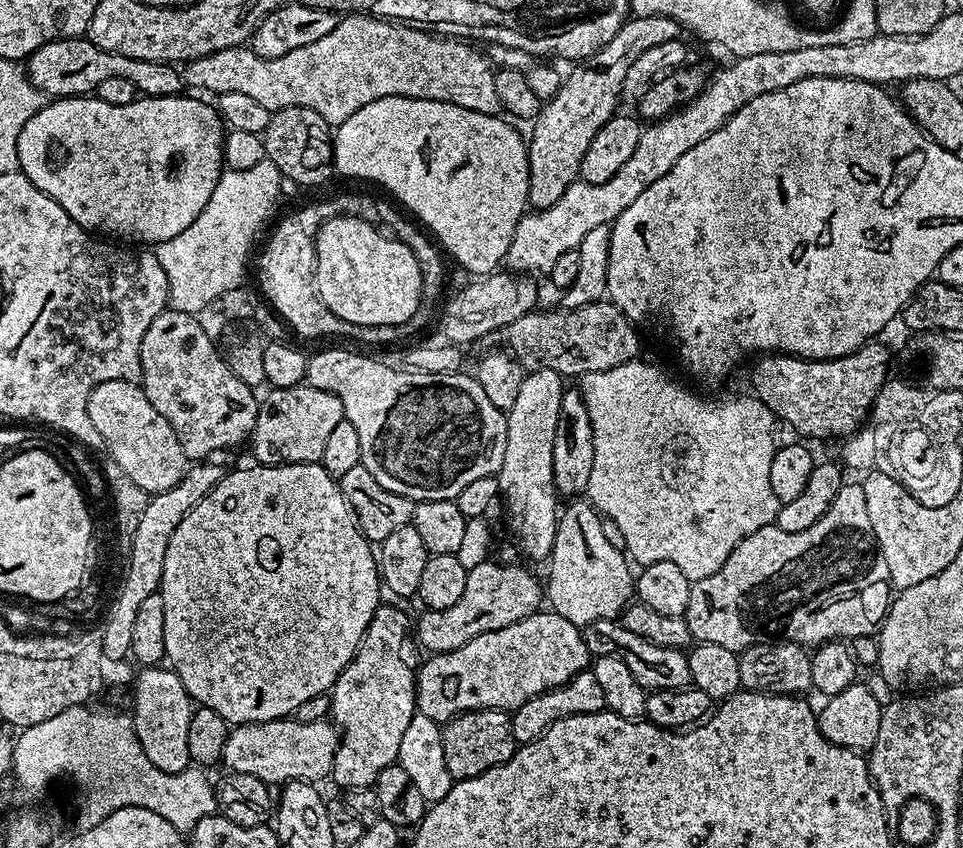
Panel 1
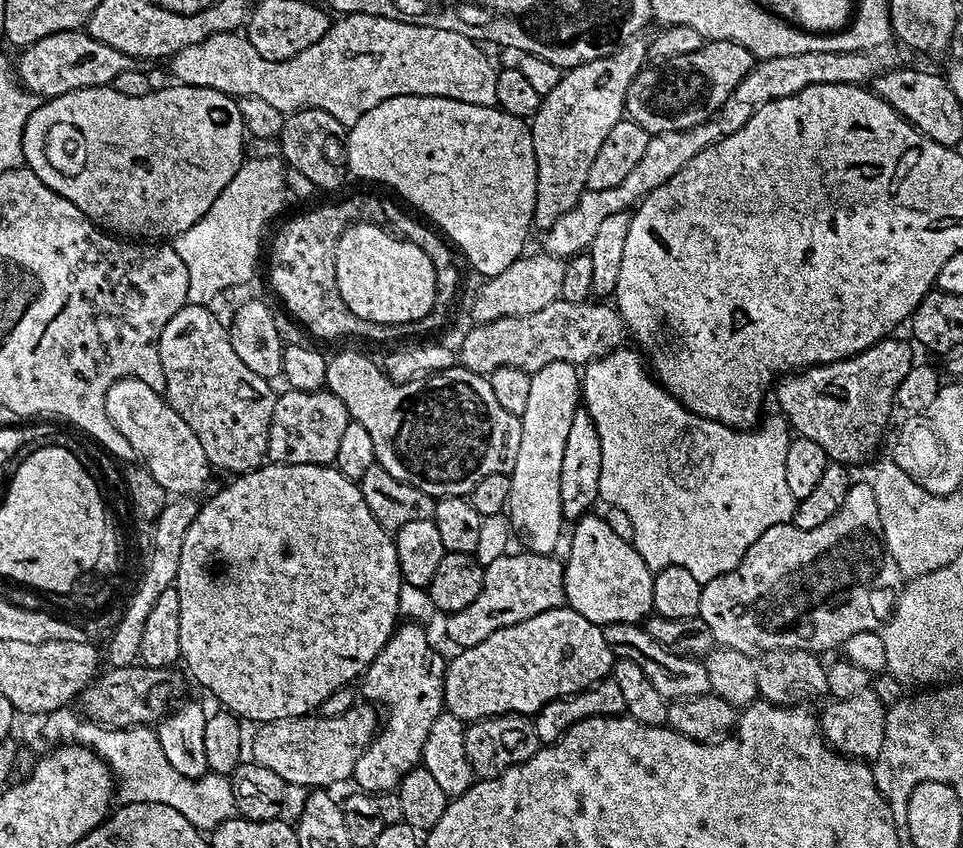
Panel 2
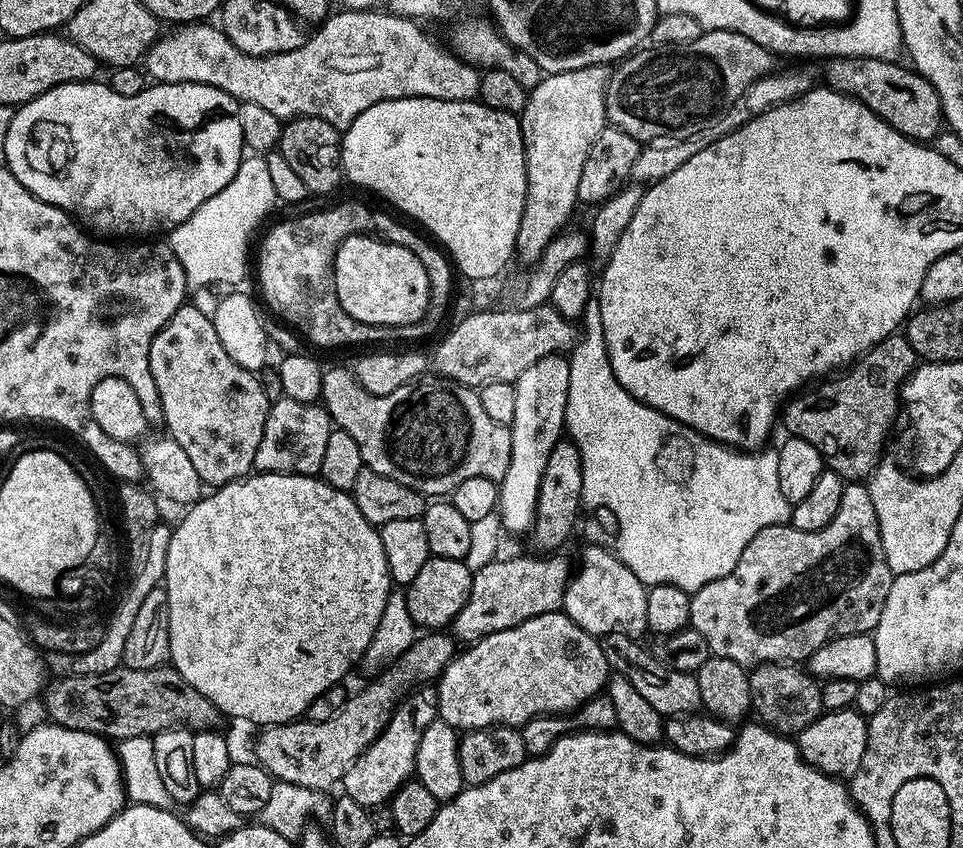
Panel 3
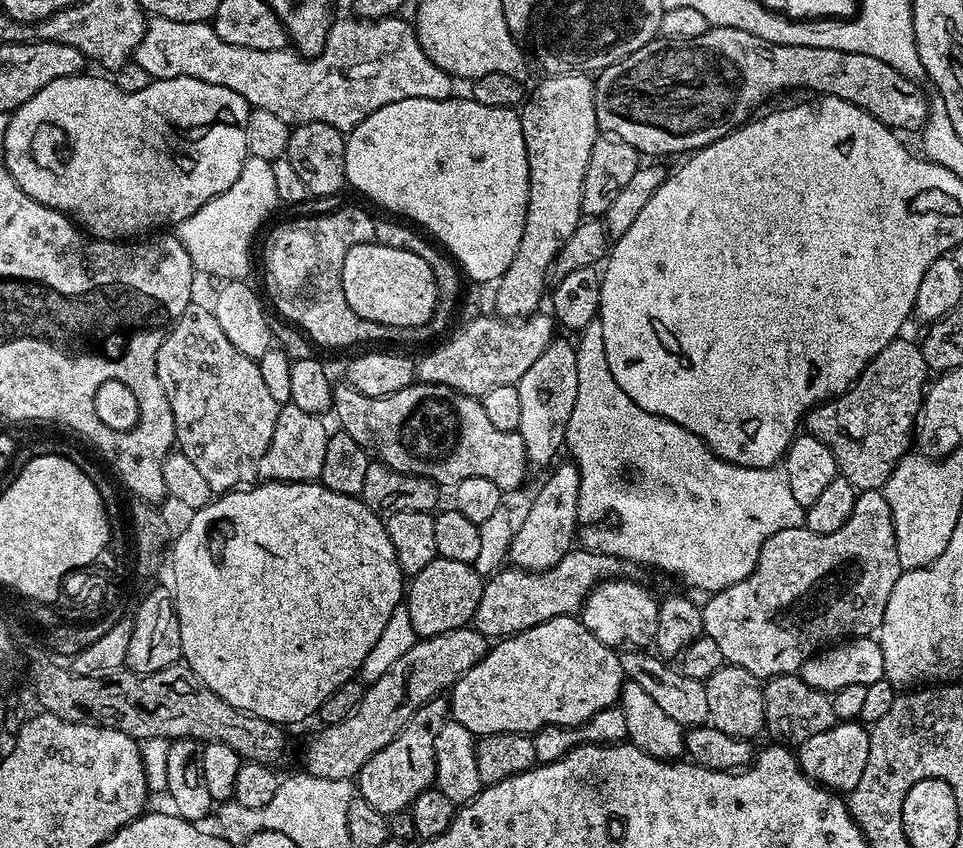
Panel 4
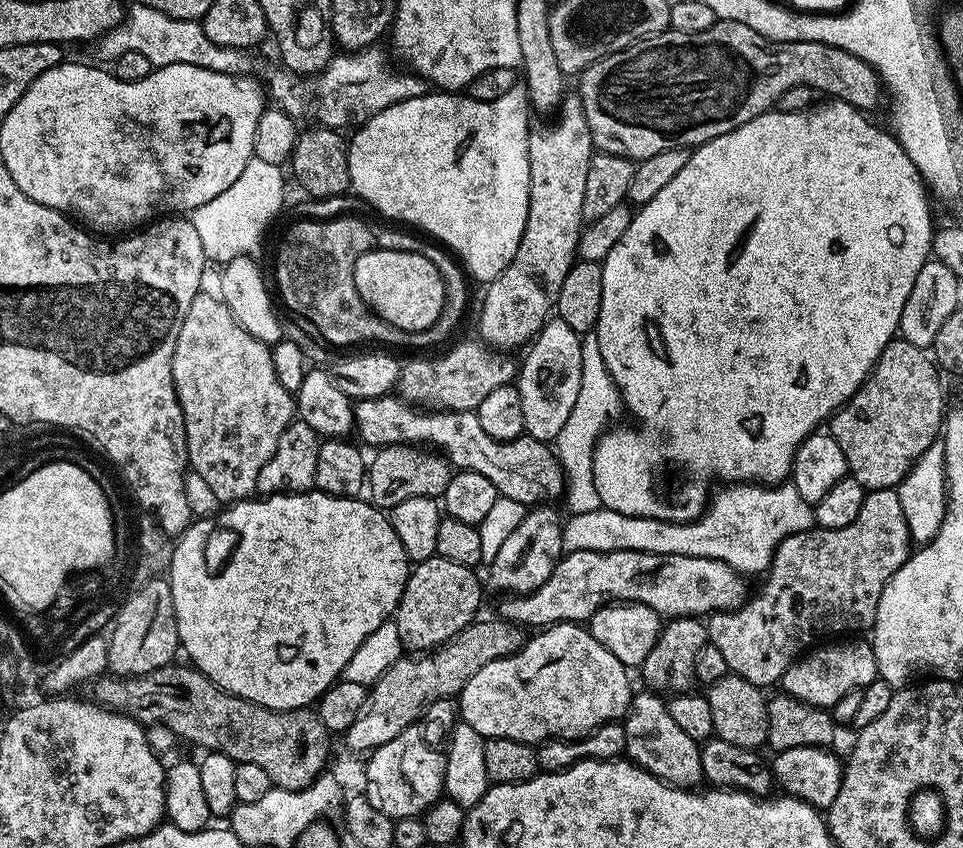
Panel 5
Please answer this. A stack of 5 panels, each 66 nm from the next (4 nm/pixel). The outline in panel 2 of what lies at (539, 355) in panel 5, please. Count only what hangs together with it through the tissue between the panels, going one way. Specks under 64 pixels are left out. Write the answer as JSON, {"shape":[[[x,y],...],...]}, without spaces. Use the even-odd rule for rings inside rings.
{"shape":[[[550,362],[542,366],[542,370],[531,373],[528,377],[528,389],[524,409],[518,413],[518,436],[520,441],[514,444],[514,459],[510,464],[508,476],[508,503],[506,517],[511,531],[521,540],[523,547],[529,552],[540,556],[551,556],[557,550],[556,543],[560,540],[560,492],[557,490],[558,470],[562,458],[562,446],[565,445],[569,422],[578,410],[578,397],[582,392],[582,380],[575,364],[566,362]]]}

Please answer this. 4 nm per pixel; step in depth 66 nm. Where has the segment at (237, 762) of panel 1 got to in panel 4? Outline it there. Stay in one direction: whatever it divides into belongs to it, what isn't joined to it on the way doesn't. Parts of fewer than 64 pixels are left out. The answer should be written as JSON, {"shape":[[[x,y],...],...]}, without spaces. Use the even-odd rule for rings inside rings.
{"shape":[[[470,626],[455,628],[446,634],[417,639],[416,644],[410,646],[410,650],[406,650],[406,654],[402,654],[402,658],[398,658],[398,662],[394,662],[394,666],[390,666],[390,670],[386,670],[386,674],[382,674],[382,678],[378,678],[373,684],[364,688],[358,706],[346,718],[342,718],[342,722],[329,724],[319,729],[321,732],[304,748],[303,771],[307,775],[322,779],[355,777],[363,764],[370,762],[370,758],[374,758],[374,754],[378,754],[378,750],[386,747],[408,725],[409,720],[419,708],[435,701],[432,699],[439,692],[447,693],[452,685],[458,682],[458,678],[462,678],[462,674],[466,674],[466,670],[470,670],[470,666],[477,664],[488,653],[489,647],[489,637]]]}

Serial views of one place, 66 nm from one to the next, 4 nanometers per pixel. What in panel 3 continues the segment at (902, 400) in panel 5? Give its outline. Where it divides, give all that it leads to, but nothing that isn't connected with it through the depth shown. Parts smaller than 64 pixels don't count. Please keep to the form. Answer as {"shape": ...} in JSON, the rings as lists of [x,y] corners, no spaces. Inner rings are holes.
{"shape":[[[907,335],[887,336],[870,351],[865,352],[843,374],[833,375],[793,395],[782,408],[782,424],[784,420],[785,426],[788,427],[787,435],[810,442],[810,446],[814,446],[822,454],[827,471],[837,472],[845,482],[863,481],[872,475],[885,455],[886,445],[889,443],[888,431],[896,420],[896,411],[902,407],[901,388],[917,364],[917,354],[910,346]]]}

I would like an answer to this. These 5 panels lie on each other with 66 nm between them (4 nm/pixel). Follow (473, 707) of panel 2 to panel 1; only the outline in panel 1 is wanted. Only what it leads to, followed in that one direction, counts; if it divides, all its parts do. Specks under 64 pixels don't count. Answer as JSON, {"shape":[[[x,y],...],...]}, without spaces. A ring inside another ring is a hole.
{"shape":[[[537,610],[510,626],[502,626],[502,630],[478,634],[478,638],[466,642],[466,646],[458,650],[438,652],[428,658],[425,664],[423,661],[416,678],[416,706],[419,715],[434,722],[447,722],[462,712],[477,712],[487,708],[515,710],[530,698],[570,682],[574,674],[585,671],[589,664],[590,649],[584,641],[581,625],[562,618],[562,614],[557,612]]]}

